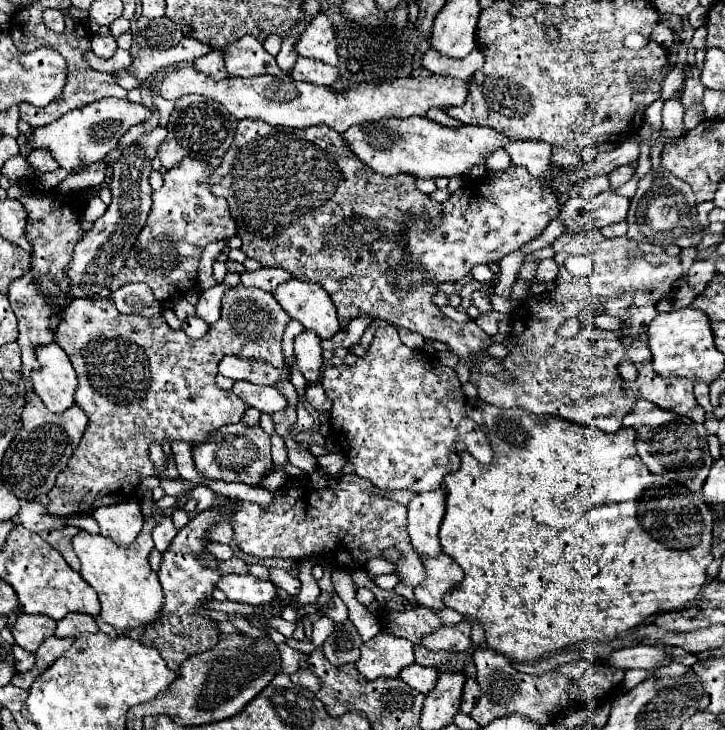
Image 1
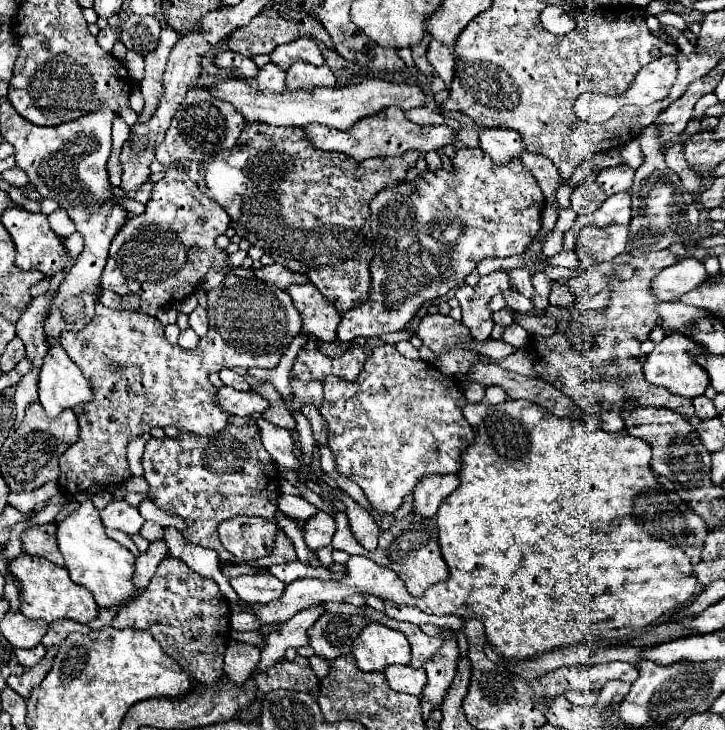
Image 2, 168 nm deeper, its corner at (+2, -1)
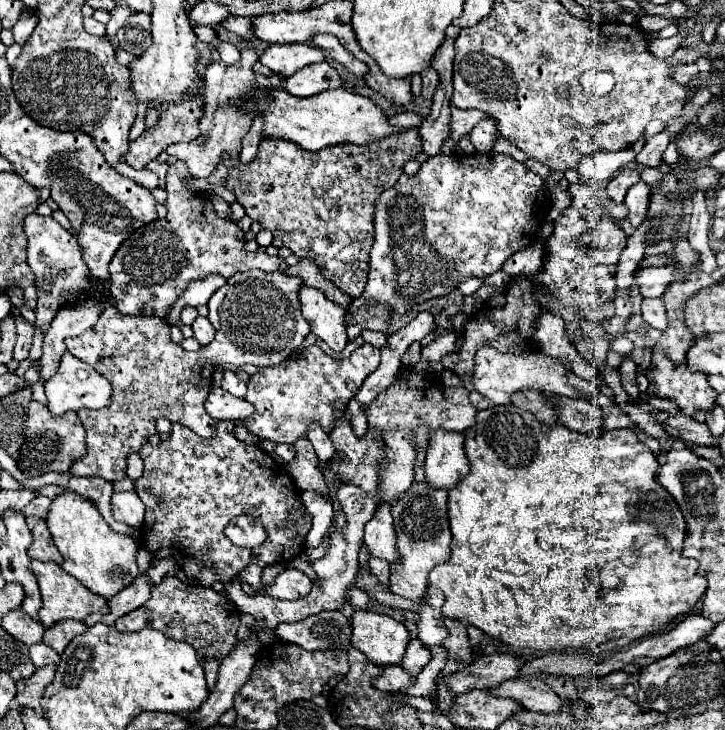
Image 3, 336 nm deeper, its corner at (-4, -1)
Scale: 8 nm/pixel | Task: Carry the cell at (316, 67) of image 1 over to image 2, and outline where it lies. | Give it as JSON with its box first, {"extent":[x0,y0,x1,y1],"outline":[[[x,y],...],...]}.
{"extent":[286,61,336,89],"outline":[[[296,61],[286,71],[286,87],[288,89],[312,89],[312,87],[334,87],[336,79],[328,65],[314,67],[304,61]]]}

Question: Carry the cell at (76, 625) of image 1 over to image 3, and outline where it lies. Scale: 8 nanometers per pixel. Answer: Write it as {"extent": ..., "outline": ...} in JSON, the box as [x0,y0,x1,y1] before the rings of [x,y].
{"extent":[44,619,86,653],"outline":[[[66,619],[66,621],[60,621],[52,627],[46,629],[44,633],[44,643],[50,645],[56,653],[62,653],[66,649],[66,645],[80,633],[86,631],[86,625],[80,623],[80,621],[74,621],[74,619]]]}

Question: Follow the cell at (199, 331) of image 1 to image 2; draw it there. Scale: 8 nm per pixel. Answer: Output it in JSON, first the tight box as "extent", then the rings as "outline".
{"extent":[178,329,200,349],"outline":[[[186,329],[186,331],[182,331],[182,333],[180,333],[178,345],[180,345],[180,347],[184,347],[184,349],[192,349],[192,347],[196,347],[196,345],[198,345],[198,341],[200,341],[200,337],[198,337],[192,329]]]}

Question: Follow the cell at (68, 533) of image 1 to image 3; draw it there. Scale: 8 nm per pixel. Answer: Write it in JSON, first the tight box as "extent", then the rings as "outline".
{"extent":[26,517,62,563],"outline":[[[26,517],[26,523],[32,531],[32,545],[28,549],[28,555],[32,559],[38,559],[38,561],[54,561],[54,563],[62,563],[62,555],[58,553],[56,545],[52,543],[52,537],[50,537],[50,531],[48,531],[48,525],[42,517]]]}

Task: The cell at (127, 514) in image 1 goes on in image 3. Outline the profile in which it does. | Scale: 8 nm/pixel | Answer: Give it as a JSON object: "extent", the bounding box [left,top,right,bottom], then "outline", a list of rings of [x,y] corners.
{"extent":[112,491,144,527],"outline":[[[134,491],[114,493],[112,495],[112,513],[118,521],[122,521],[130,527],[140,527],[144,521],[144,505]]]}

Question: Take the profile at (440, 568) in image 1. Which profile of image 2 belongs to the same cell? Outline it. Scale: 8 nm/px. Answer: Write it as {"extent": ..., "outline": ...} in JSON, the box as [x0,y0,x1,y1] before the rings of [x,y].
{"extent":[364,513,448,597],"outline":[[[410,513],[404,521],[396,523],[390,531],[384,531],[380,535],[380,543],[374,551],[366,551],[364,557],[370,557],[372,561],[376,561],[378,565],[386,563],[388,569],[396,571],[398,577],[404,581],[408,593],[412,597],[420,597],[424,595],[424,591],[434,585],[440,583],[444,579],[448,579],[448,565],[442,559],[440,547],[438,547],[438,527],[436,521],[426,521],[416,517],[414,513]]]}

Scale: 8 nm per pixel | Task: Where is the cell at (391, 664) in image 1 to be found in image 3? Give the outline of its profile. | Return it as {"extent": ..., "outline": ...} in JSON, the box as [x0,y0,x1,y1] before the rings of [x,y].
{"extent":[352,611,410,665],"outline":[[[354,611],[352,647],[360,649],[374,665],[400,663],[410,641],[404,623],[374,611]]]}

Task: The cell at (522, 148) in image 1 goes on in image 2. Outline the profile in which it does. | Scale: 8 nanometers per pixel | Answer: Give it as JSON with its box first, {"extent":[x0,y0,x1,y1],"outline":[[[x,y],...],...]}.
{"extent":[480,129,524,165],"outline":[[[482,129],[480,149],[496,161],[496,165],[506,165],[524,153],[524,137],[510,129]]]}

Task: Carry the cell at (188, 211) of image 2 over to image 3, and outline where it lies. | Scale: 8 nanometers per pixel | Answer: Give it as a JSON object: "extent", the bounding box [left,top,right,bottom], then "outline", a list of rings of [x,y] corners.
{"extent":[110,161,288,317],"outline":[[[176,161],[168,169],[168,215],[154,223],[134,231],[114,253],[110,261],[110,293],[116,299],[116,309],[122,315],[154,315],[166,317],[168,309],[182,295],[192,279],[208,273],[230,277],[248,269],[262,271],[286,271],[288,265],[282,257],[270,257],[266,251],[246,251],[246,237],[236,223],[220,219],[204,195],[192,193],[184,185],[184,177],[190,177],[186,165]]]}

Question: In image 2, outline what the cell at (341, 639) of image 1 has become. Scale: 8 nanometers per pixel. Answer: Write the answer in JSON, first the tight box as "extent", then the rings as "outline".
{"extent":[308,613,368,661],"outline":[[[324,613],[308,631],[310,647],[326,661],[342,657],[344,653],[348,655],[352,651],[354,639],[366,625],[368,619],[364,615]]]}

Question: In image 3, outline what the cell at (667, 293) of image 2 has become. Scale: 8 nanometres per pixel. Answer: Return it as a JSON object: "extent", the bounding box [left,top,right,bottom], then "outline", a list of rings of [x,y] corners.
{"extent":[634,265,676,297],"outline":[[[674,265],[666,267],[638,267],[634,285],[640,287],[642,297],[662,297],[670,287],[672,277],[676,273]]]}

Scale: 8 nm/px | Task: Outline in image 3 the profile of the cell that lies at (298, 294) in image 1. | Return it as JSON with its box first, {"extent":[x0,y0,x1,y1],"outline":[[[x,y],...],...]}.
{"extent":[300,285,348,353],"outline":[[[306,285],[300,289],[300,307],[304,319],[310,323],[312,333],[324,343],[328,343],[332,351],[340,353],[348,343],[344,327],[346,309],[328,301],[322,291]]]}

